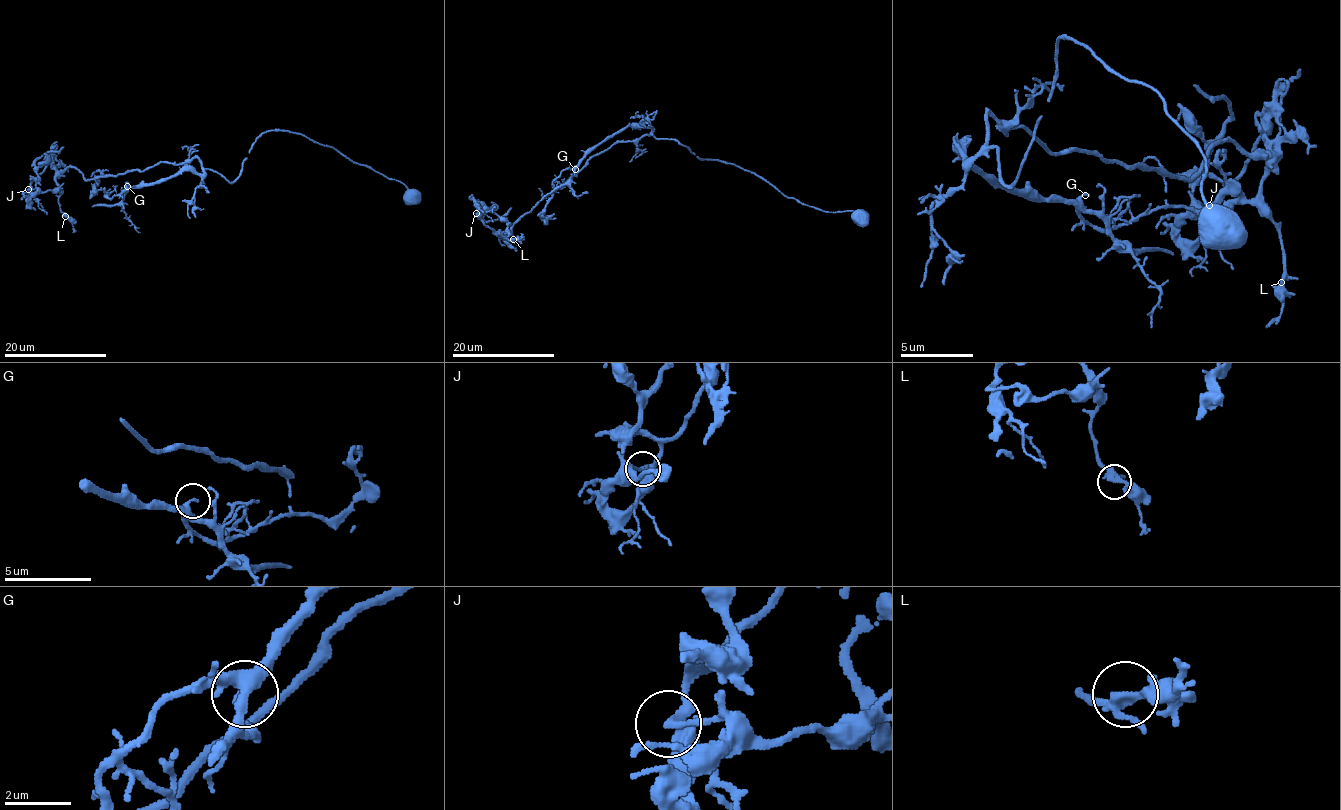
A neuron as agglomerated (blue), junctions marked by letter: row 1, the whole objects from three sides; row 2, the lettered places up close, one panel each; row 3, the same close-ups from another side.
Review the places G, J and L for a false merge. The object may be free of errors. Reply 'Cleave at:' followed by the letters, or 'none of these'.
Cleave at: J

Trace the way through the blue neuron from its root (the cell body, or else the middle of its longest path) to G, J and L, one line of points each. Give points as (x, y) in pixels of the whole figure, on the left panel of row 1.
G: (412, 193), (288, 131), (264, 132), (232, 182), (206, 169), (127, 186)
J: (412, 193), (288, 131), (264, 132), (232, 182), (193, 157), (91, 179), (47, 165), (28, 189)
L: (412, 193), (300, 133), (266, 131), (232, 182), (196, 157), (91, 179), (68, 166), (56, 177), (65, 216)

